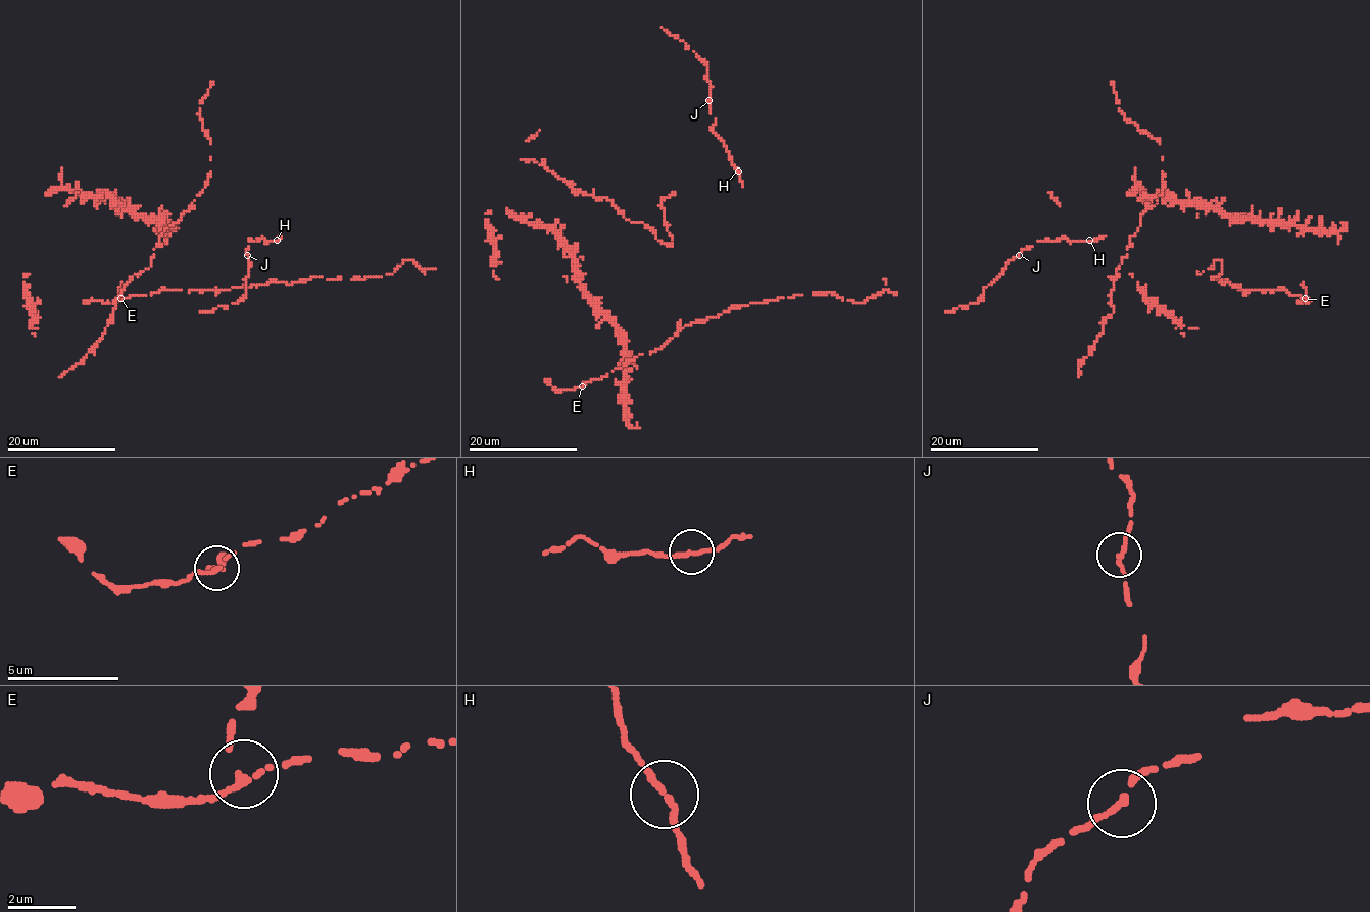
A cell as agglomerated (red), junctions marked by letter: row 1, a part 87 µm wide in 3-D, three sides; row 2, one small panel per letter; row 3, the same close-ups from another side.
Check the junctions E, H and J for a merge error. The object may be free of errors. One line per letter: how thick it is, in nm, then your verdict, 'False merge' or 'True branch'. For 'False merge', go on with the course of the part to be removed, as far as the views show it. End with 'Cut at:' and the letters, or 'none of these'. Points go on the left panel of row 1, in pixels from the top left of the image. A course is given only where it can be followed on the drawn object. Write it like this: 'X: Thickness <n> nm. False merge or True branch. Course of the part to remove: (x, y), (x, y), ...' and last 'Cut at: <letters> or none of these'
E: Thickness 180 nm. True branch
H: Thickness 200 nm. True branch
J: Thickness 200 nm. True branch
Cut at: none of these

